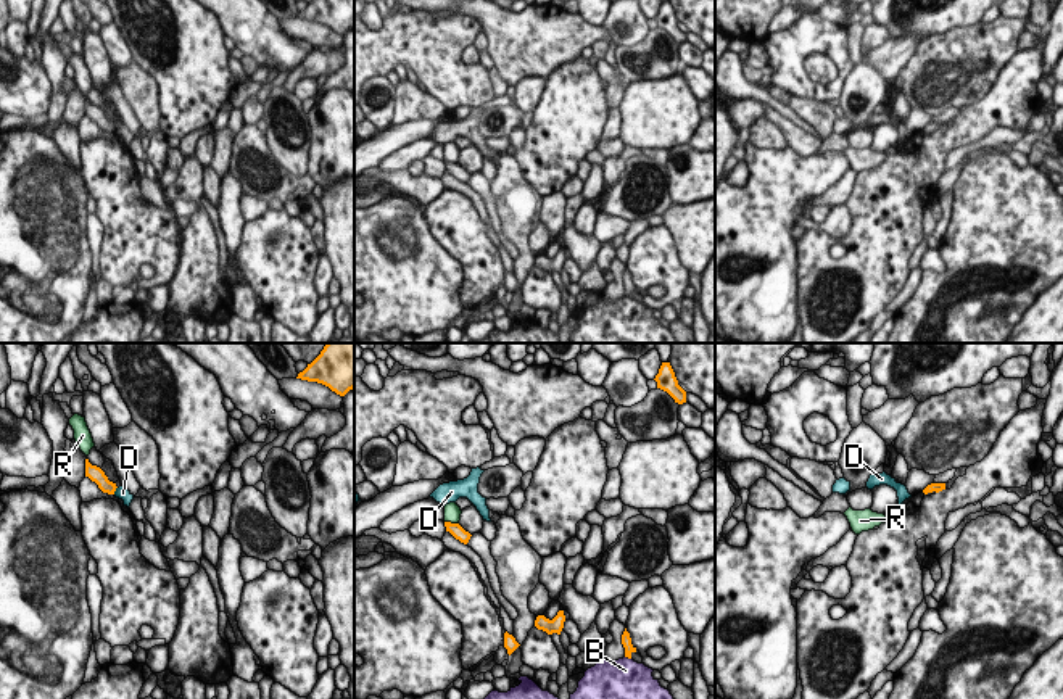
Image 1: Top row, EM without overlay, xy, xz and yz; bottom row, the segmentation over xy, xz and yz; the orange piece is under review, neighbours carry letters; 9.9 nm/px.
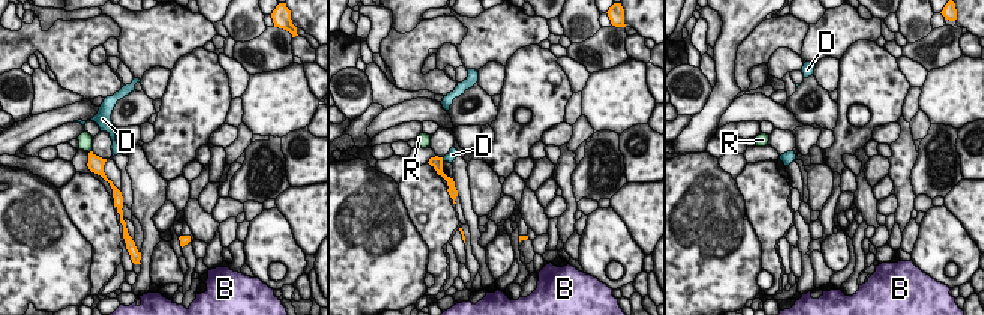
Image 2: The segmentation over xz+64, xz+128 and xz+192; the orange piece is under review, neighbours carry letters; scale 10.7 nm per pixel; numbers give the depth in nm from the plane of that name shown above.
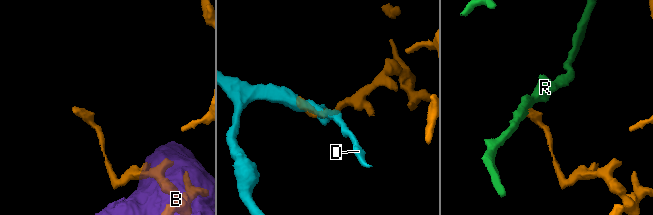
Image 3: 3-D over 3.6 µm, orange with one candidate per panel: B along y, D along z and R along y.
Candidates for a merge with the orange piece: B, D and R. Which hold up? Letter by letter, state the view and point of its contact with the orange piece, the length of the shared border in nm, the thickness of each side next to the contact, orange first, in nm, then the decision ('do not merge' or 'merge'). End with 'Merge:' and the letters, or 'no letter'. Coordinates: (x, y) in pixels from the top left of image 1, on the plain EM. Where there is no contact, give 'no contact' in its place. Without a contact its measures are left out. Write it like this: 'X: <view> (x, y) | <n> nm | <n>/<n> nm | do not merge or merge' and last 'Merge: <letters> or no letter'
B: xz (628, 297) | 70 nm | 100/460 nm | do not merge
D: xy (115, 129) | 90 nm | 160/130 nm | do not merge
R: xz (450, 161) | 150 nm | 140/160 nm | do not merge
Merge: no letter

